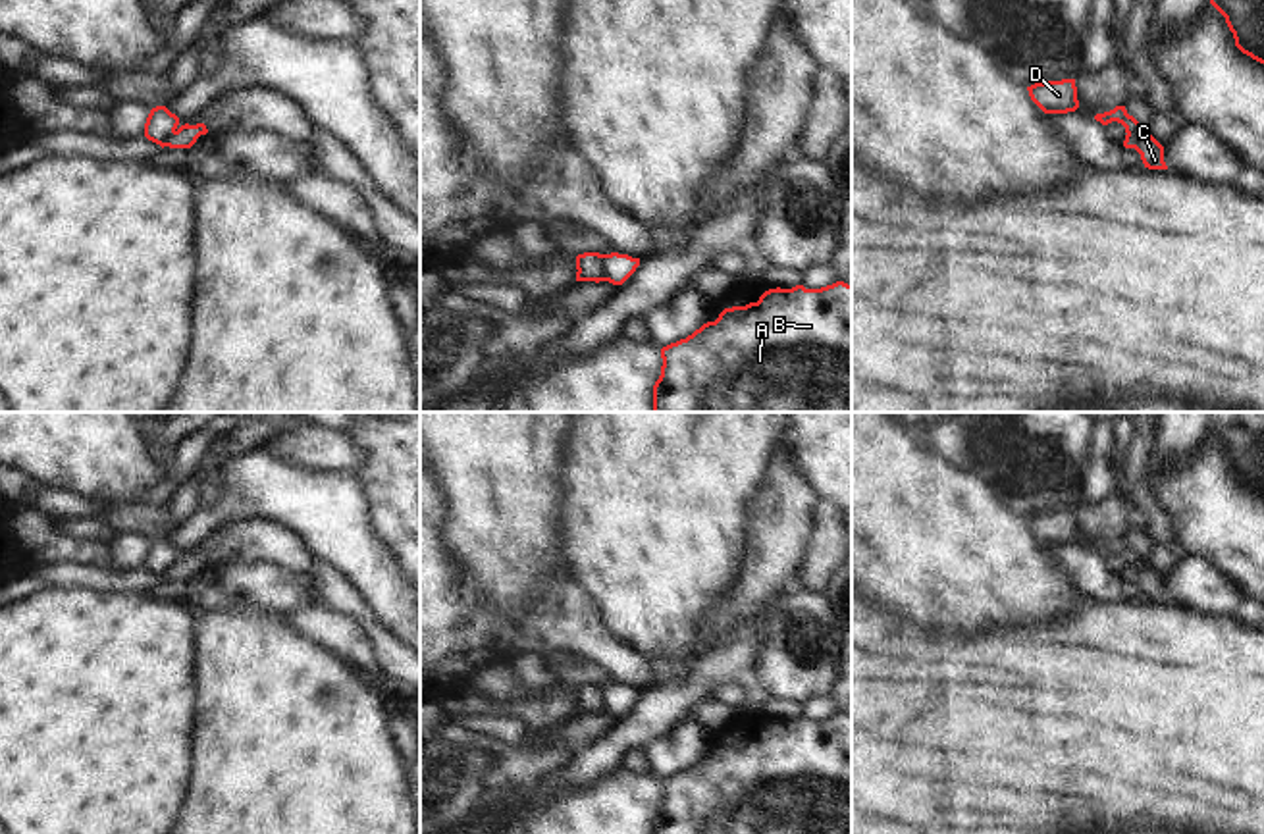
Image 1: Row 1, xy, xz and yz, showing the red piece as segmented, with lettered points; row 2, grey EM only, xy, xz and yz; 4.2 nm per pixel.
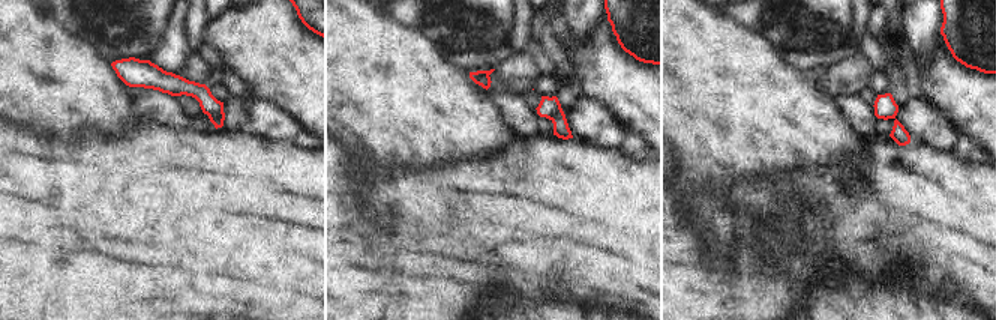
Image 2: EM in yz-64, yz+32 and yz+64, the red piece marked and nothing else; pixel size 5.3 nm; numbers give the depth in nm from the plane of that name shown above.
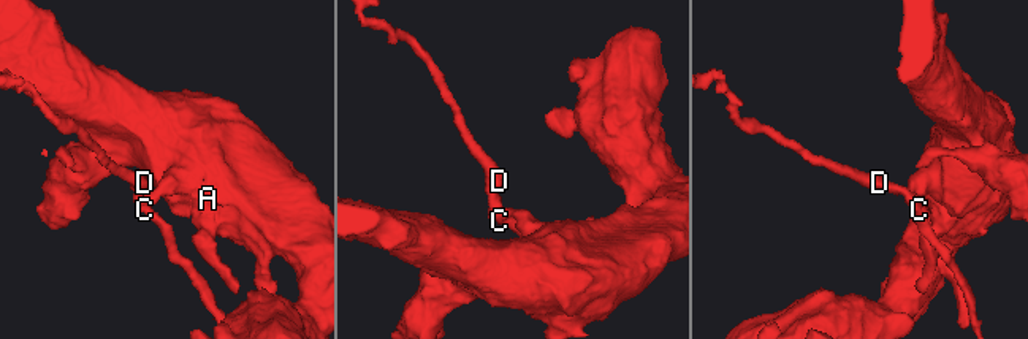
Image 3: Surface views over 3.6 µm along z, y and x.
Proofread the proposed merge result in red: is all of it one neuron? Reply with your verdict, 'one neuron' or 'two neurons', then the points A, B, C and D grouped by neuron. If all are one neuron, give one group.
two neurons; groups A B / C D

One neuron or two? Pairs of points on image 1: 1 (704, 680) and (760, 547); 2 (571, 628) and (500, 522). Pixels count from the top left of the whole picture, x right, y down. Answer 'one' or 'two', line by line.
1: two
2: two

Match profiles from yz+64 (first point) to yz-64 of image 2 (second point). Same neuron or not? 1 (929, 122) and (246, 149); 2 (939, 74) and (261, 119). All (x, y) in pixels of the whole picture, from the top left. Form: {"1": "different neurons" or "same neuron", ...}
{"1": "different neurons", "2": "different neurons"}

